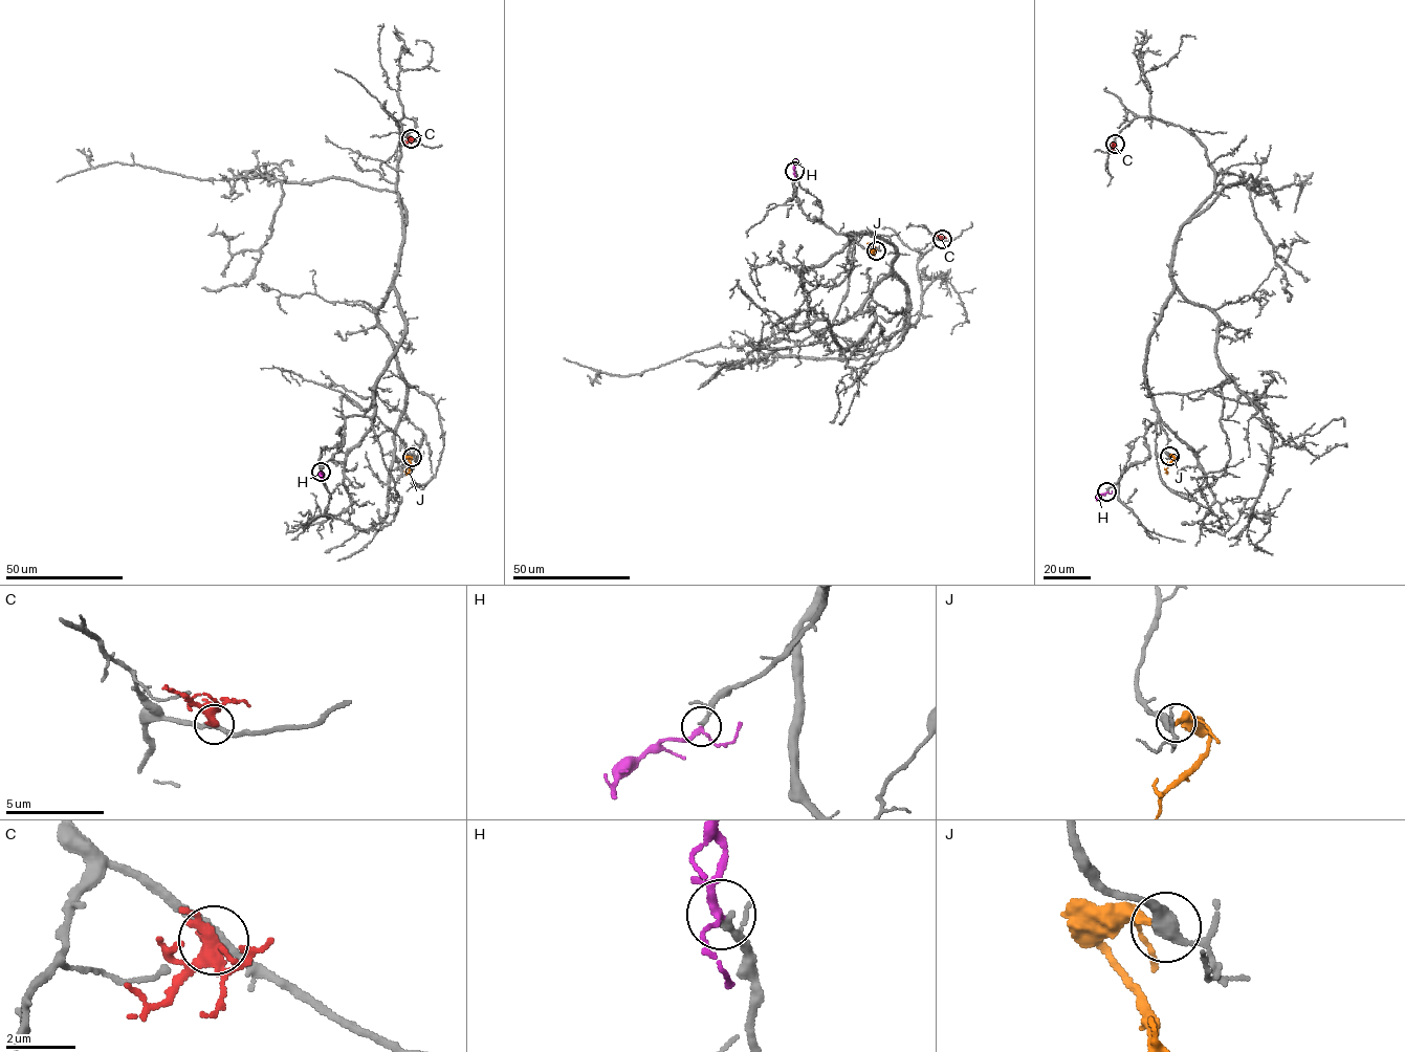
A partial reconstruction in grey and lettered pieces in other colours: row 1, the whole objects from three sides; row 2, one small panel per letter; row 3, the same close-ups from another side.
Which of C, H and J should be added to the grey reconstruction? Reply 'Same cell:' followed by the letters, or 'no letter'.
Same cell: H

